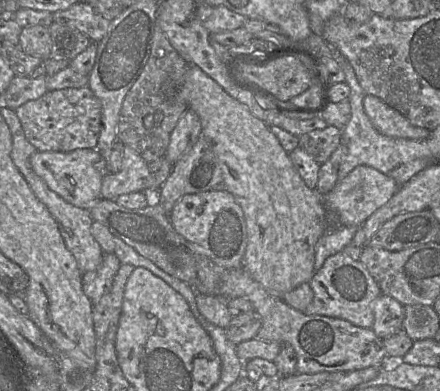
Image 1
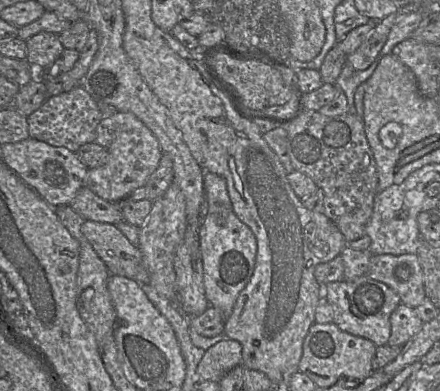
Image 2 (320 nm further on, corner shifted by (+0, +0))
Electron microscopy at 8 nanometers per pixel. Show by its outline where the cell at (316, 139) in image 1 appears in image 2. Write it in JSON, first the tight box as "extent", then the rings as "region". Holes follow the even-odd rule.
{"extent":[284,111,378,242],"region":[[[306,111],[284,127],[287,130],[287,152],[294,170],[310,177],[324,192],[323,213],[337,226],[347,242],[362,238],[378,193],[377,166],[366,138],[362,117],[347,112],[339,116],[325,116],[319,111]]]}

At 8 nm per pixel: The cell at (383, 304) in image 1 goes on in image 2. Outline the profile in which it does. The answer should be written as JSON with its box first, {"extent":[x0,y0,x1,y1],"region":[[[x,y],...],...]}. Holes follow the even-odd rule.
{"extent":[390,304,424,347],"region":[[[400,304],[391,314],[390,346],[403,347],[422,329],[424,322],[417,315],[416,310]]]}

